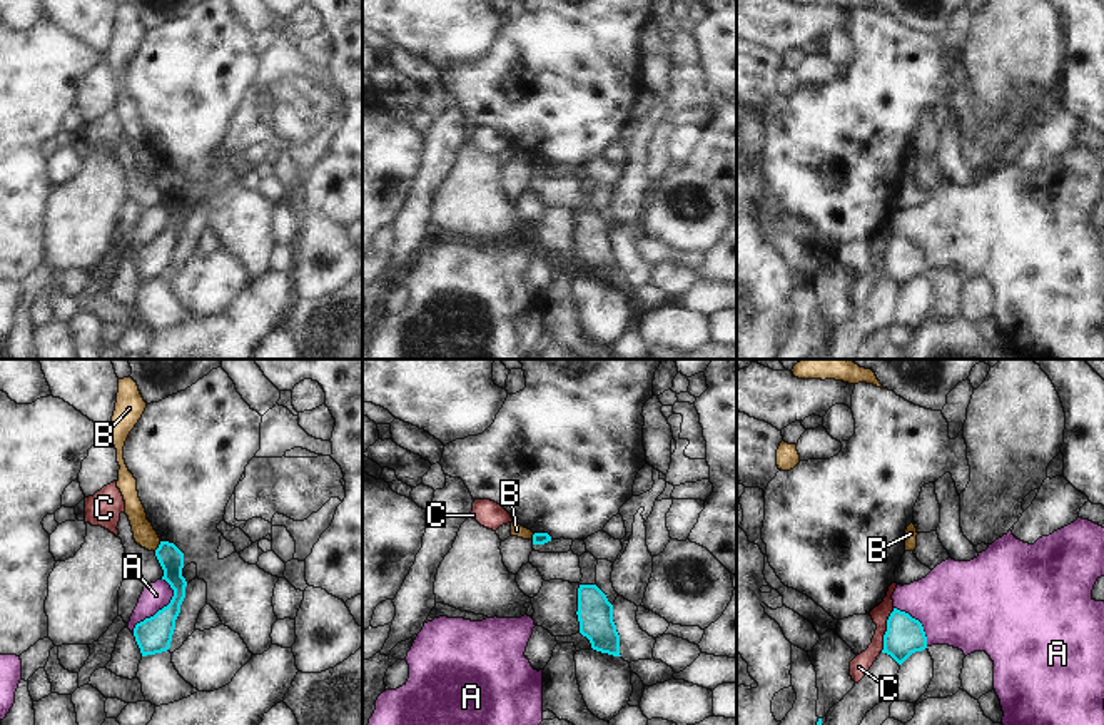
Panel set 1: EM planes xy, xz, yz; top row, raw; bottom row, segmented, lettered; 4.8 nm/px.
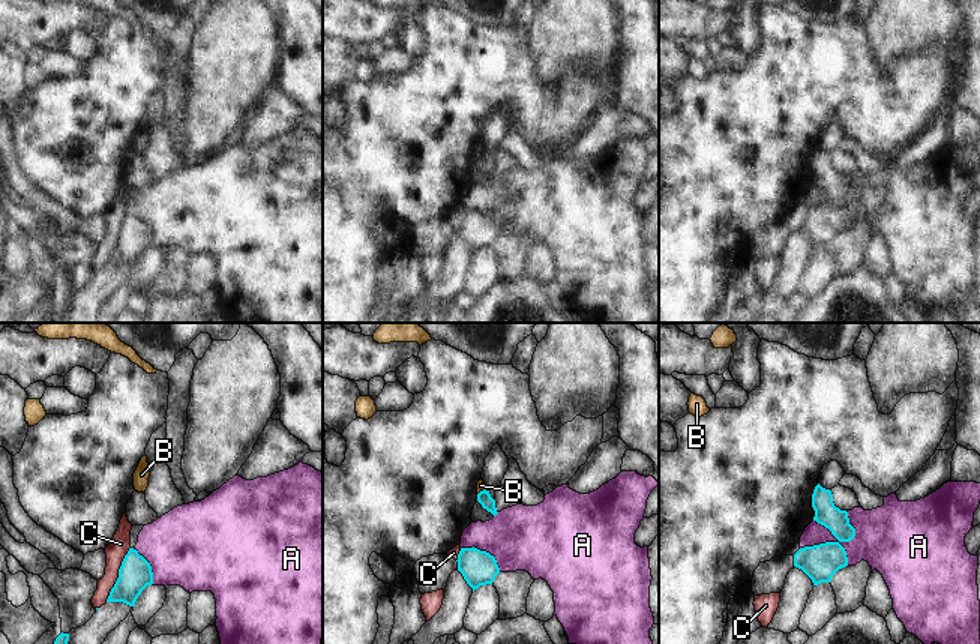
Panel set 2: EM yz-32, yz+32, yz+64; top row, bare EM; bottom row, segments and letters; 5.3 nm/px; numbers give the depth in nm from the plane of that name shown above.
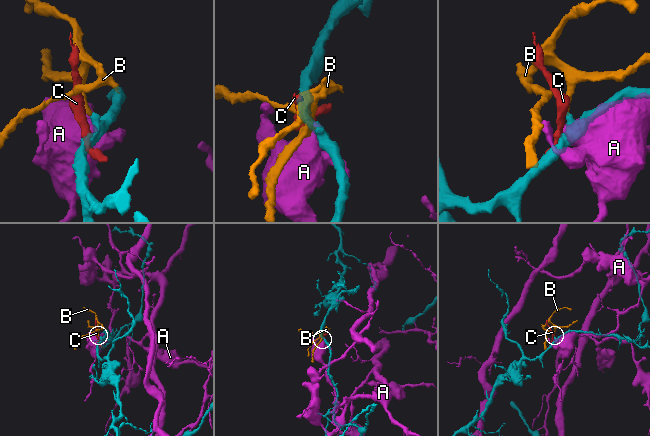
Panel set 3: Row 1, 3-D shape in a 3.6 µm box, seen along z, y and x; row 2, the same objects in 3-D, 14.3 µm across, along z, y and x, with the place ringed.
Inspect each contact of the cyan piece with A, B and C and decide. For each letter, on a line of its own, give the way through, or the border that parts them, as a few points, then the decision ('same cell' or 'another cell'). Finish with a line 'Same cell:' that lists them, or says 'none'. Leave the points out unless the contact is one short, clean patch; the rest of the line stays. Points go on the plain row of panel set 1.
A: another cell
B: border xy (161, 167), (154, 176); another cell
C: border yz (894, 234), (887, 246), (884, 273), (881, 276); another cell
Same cell: none

